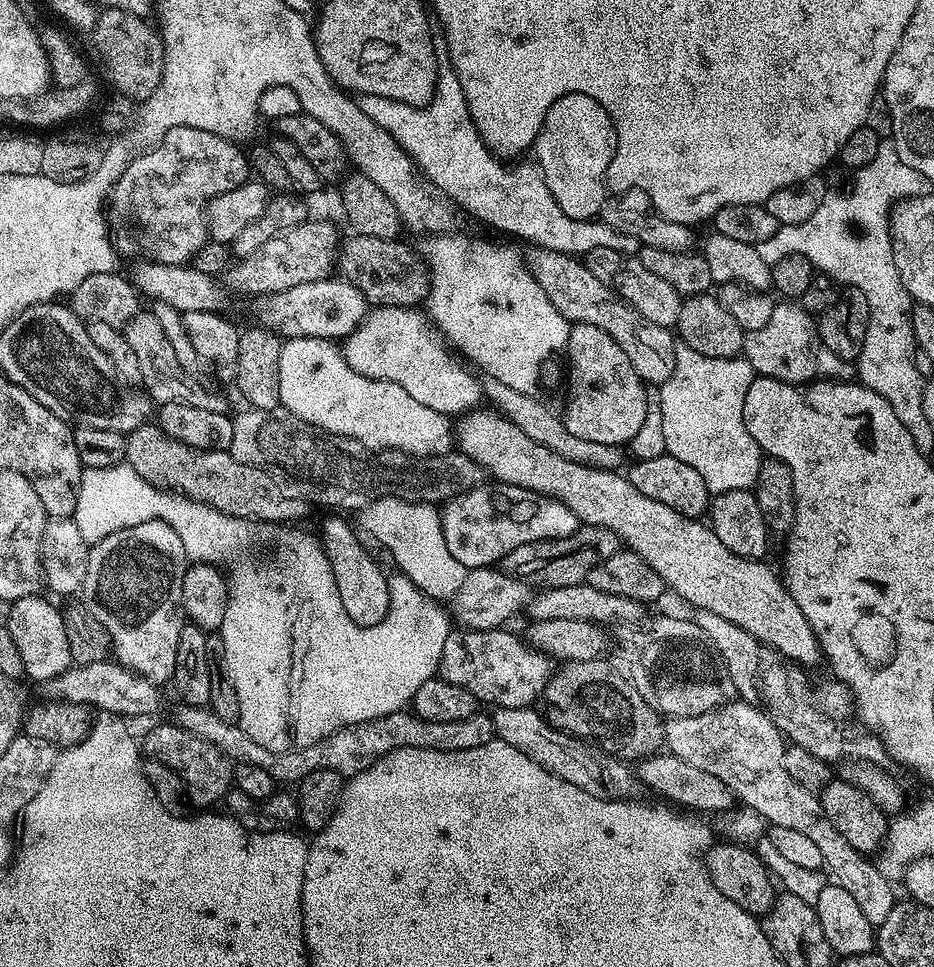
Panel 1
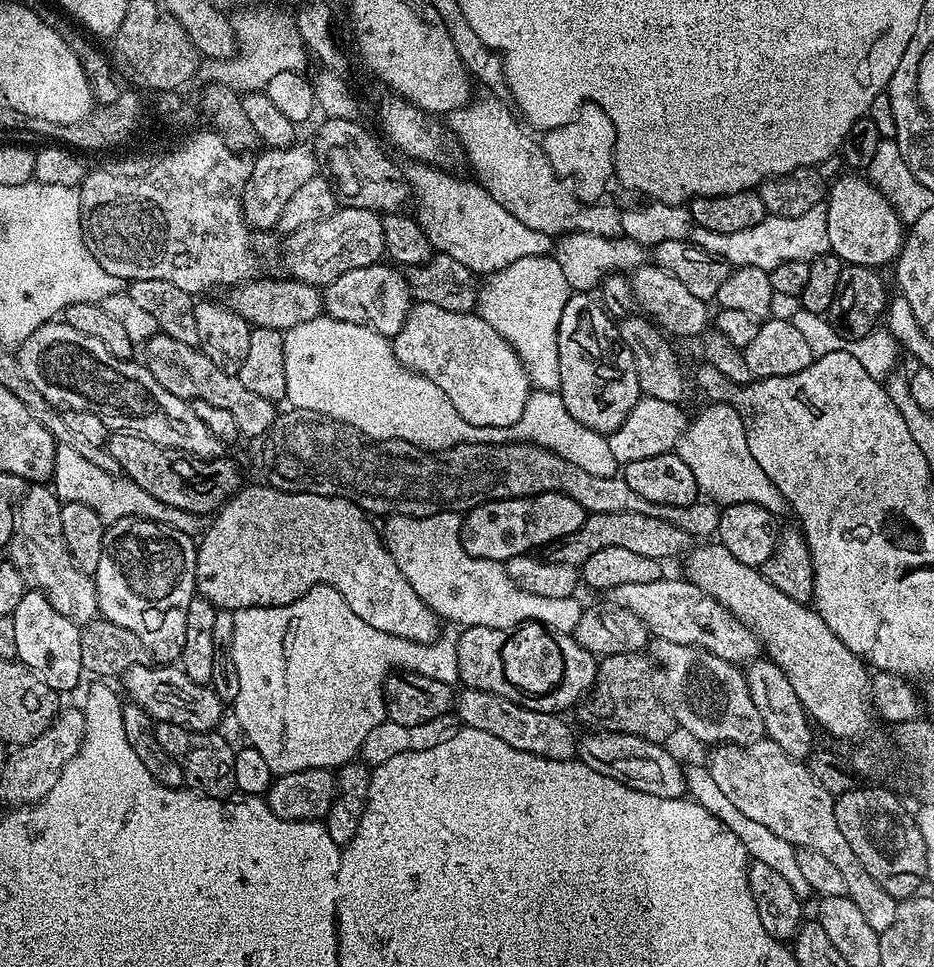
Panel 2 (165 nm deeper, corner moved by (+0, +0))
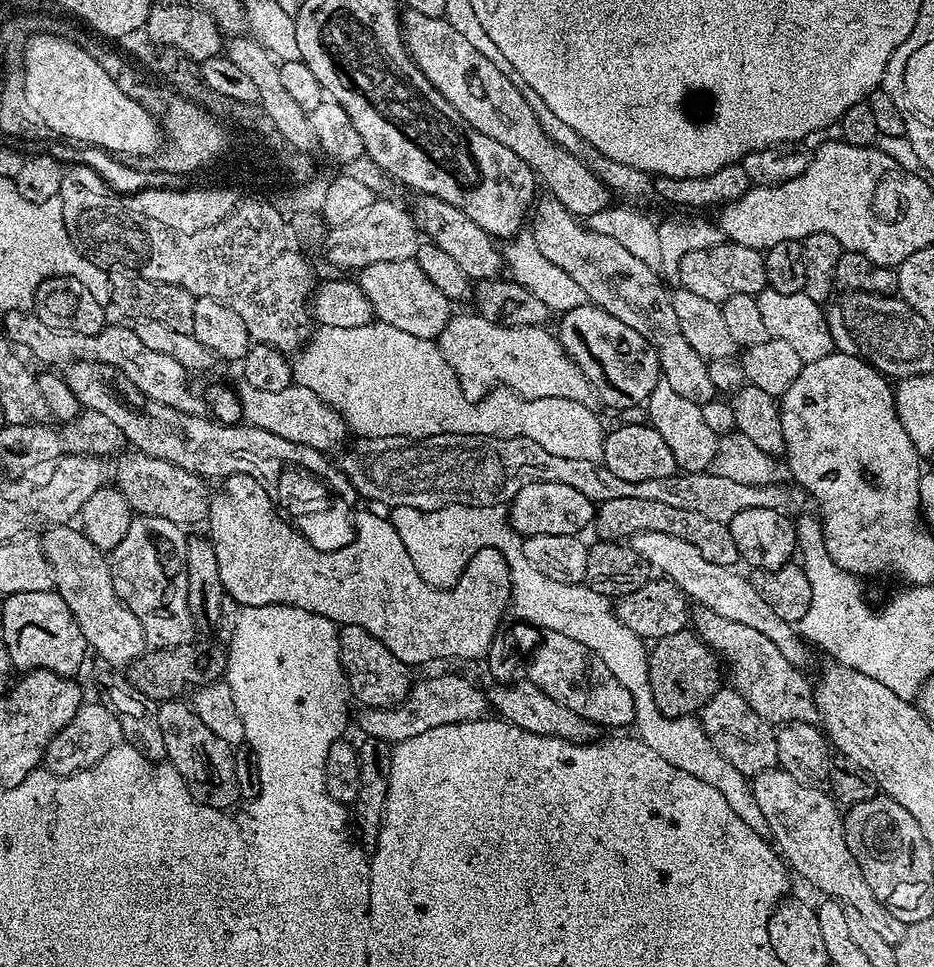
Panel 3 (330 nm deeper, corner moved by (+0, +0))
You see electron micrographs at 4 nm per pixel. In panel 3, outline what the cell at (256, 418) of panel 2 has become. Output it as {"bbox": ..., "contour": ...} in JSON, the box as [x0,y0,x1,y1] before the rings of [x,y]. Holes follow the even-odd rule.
{"bbox":[235,382,350,454],"contour":[[[240,382],[235,385],[235,389],[238,398],[242,398],[244,420],[254,428],[261,428],[263,432],[286,438],[286,442],[310,446],[328,454],[331,448],[338,447],[350,436],[350,429],[339,412],[322,402],[318,394],[306,390],[306,386],[294,382],[286,390],[257,390],[255,386]]]}

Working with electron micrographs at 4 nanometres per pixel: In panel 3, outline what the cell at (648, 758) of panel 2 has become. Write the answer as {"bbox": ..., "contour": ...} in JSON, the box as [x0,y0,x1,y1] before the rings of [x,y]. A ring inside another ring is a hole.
{"bbox":[486,680,601,744],"contour":[[[517,680],[496,682],[493,685],[492,689],[487,689],[486,695],[495,715],[522,730],[543,736],[557,736],[571,744],[591,744],[601,735],[599,724],[591,724],[589,720],[582,718],[582,714],[574,714],[574,710],[562,706],[562,702],[554,702],[553,696],[544,692],[539,683]]]}

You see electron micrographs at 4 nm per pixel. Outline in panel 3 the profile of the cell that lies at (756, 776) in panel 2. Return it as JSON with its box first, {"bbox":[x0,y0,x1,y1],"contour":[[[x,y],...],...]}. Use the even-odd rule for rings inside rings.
{"bbox":[750,766,908,944],"contour":[[[779,766],[751,777],[750,783],[754,802],[758,802],[758,810],[766,817],[771,839],[789,869],[809,880],[825,897],[854,906],[887,944],[900,944],[908,925],[894,918],[892,911],[874,898],[874,890],[866,886],[866,878],[862,878],[862,870],[854,862],[850,846],[846,846],[844,818],[831,795],[824,788],[802,786],[798,778],[790,778]]]}

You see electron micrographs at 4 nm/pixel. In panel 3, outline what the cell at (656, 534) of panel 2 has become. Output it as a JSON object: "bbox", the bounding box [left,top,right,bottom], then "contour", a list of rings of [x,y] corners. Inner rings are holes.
{"bbox":[595,498,740,568],"contour":[[[610,498],[599,501],[595,528],[600,535],[597,537],[604,542],[628,542],[638,534],[657,532],[685,539],[696,546],[707,561],[717,566],[732,568],[740,560],[738,546],[734,546],[734,538],[726,524],[713,522],[703,514],[694,514],[694,510],[678,510],[678,506],[663,502],[646,502],[646,498]]]}

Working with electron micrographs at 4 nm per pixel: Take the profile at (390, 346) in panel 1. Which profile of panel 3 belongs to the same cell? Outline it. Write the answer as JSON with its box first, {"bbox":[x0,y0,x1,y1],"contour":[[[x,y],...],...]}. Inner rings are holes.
{"bbox":[438,314,597,405],"contour":[[[479,314],[472,316],[453,315],[448,325],[442,330],[438,338],[440,352],[446,358],[450,370],[458,378],[462,386],[462,394],[473,402],[479,402],[501,386],[509,388],[518,396],[524,397],[525,401],[537,400],[538,398],[570,398],[570,402],[591,405],[597,399],[596,392],[592,389],[592,383],[582,374],[582,370],[564,352],[559,339],[548,333],[547,327],[539,328],[507,328],[498,326]]]}

